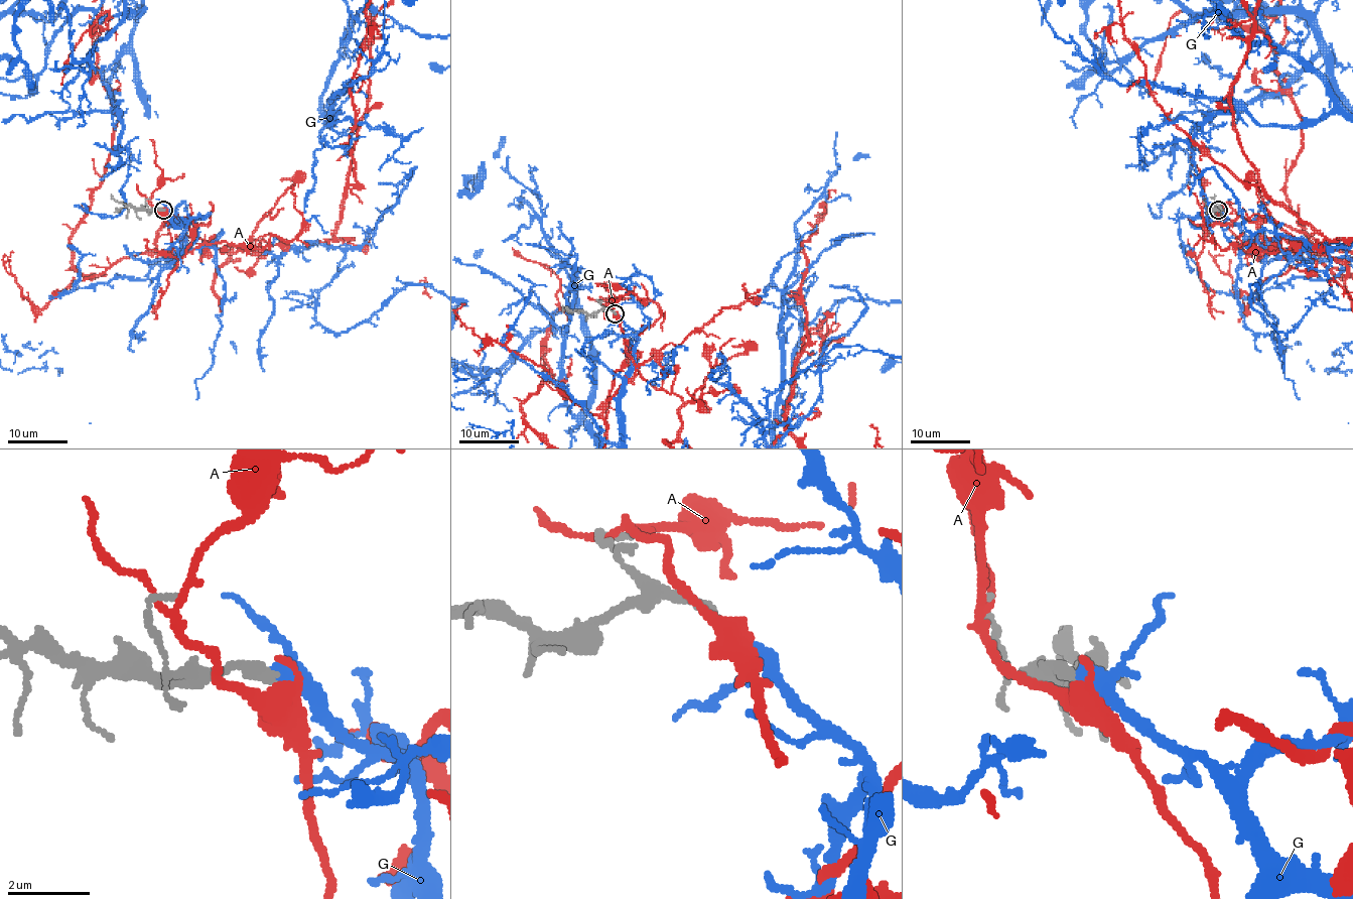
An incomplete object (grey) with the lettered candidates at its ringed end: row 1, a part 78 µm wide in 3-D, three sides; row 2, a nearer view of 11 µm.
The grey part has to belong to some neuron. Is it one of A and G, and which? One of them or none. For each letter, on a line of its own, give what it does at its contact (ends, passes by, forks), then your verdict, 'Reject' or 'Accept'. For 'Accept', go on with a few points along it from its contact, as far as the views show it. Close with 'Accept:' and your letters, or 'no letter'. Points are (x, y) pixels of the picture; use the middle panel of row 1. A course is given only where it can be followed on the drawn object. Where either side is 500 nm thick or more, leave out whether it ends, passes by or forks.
A: It forks there. Reject
G: It forks there. Accept
Accept: G

